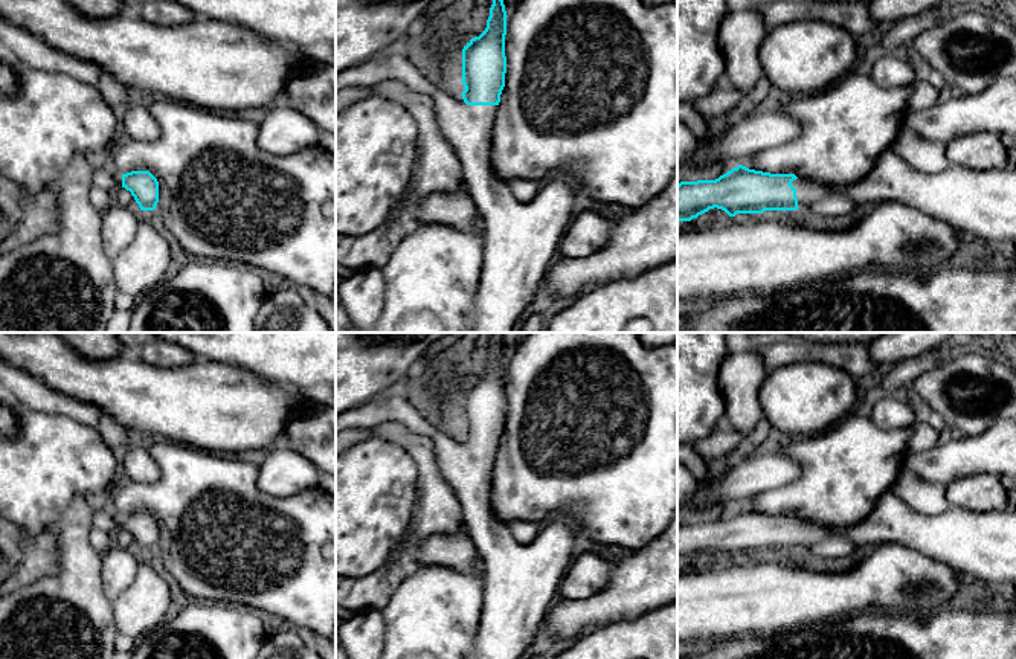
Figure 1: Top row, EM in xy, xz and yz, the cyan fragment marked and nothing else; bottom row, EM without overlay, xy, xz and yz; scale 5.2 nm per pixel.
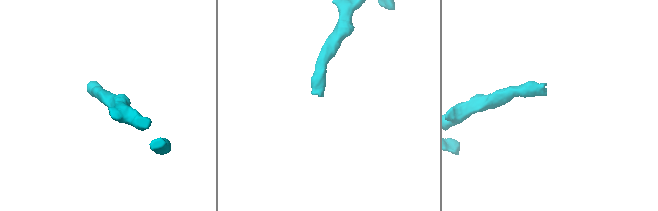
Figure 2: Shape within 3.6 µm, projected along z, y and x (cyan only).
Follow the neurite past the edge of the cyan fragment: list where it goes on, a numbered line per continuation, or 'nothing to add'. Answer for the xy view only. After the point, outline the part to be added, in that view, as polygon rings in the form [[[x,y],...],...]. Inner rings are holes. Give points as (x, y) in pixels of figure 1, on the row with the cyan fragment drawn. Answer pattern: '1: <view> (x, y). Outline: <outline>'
1: xy (115, 180). Outline: [[[98,163],[96,171],[93,174],[93,183],[102,182],[105,177],[108,178],[108,185],[113,191],[122,188],[122,174],[113,171],[110,172],[108,168]]]

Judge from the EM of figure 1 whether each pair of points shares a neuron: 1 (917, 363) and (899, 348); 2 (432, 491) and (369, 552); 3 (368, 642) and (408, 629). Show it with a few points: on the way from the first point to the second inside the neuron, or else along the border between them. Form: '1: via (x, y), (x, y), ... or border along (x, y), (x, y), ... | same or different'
1: border along (940, 348), (905, 359), (882, 371) | different
2: border along (418, 476), (412, 519), (405, 534), (395, 543) | different
3: border along (380, 610), (385, 620), (385, 642) | different

